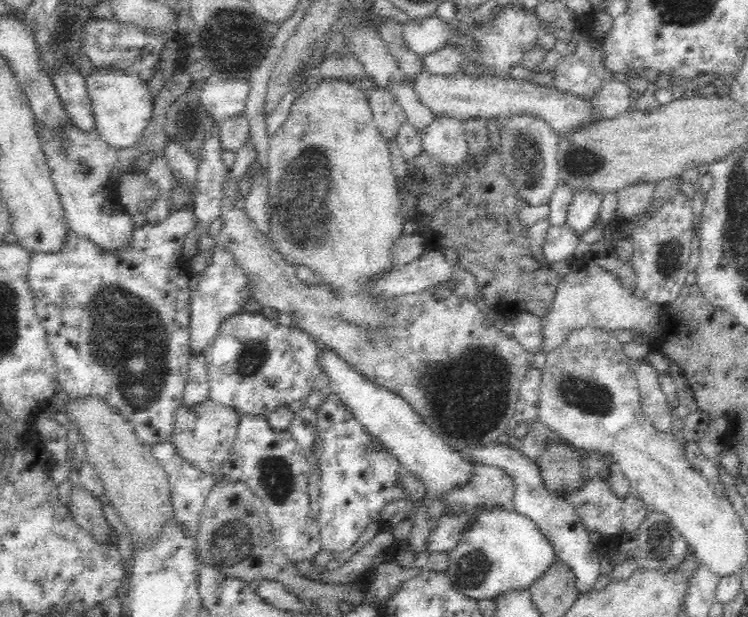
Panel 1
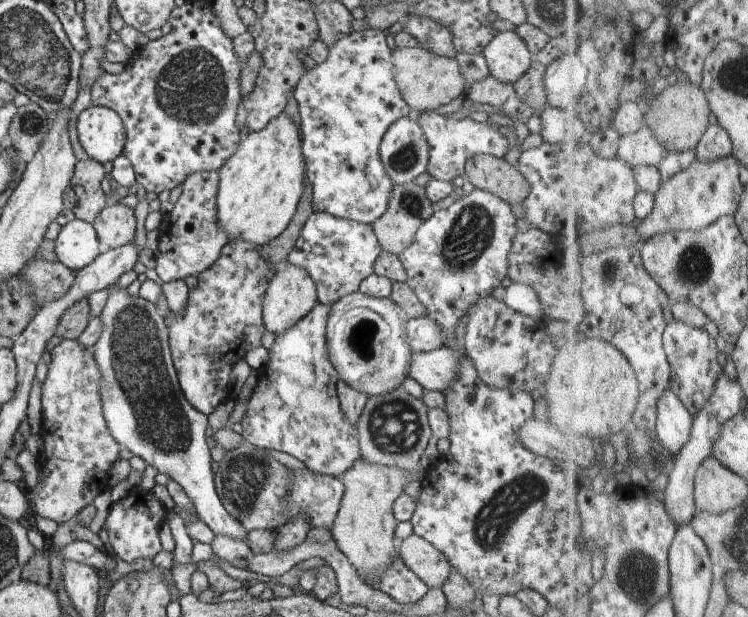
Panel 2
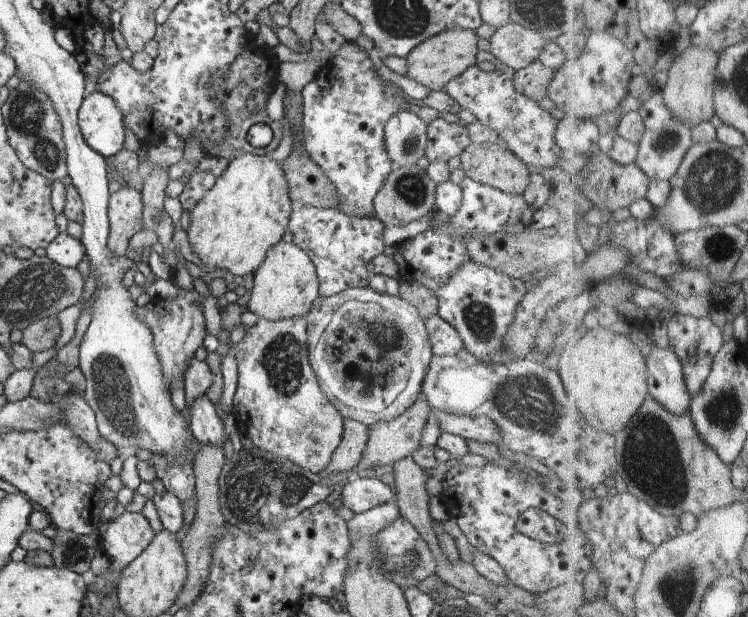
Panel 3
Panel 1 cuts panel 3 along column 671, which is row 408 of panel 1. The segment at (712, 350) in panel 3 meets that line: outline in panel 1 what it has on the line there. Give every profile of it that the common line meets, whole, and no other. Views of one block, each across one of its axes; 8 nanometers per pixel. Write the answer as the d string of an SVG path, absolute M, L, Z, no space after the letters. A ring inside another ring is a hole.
M333 394L316 412L318 436L323 440L324 452L320 456L321 498L315 509L315 519L318 525L319 552L326 554L326 562L333 565L334 558L346 552L356 542L362 532L366 532L366 524L370 522L370 514L390 502L397 495L397 490L381 490L379 482L394 477L394 472L401 469L396 456L386 449L386 454L380 454L363 460L363 444L370 437L363 426L355 419L346 406L337 400ZM374 467L374 472L371 470ZM370 471L370 472L366 472ZM372 474L375 474L374 478Z

